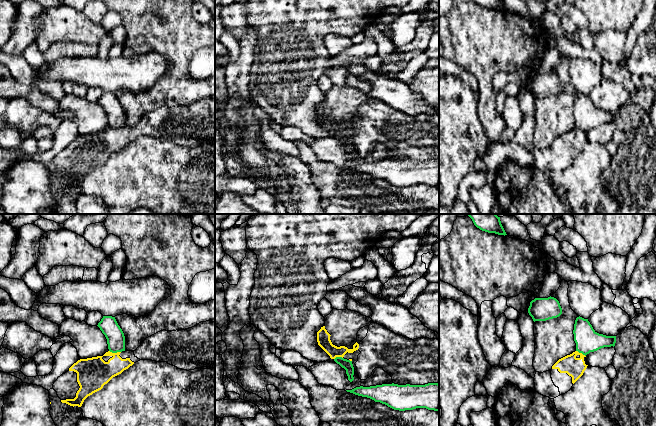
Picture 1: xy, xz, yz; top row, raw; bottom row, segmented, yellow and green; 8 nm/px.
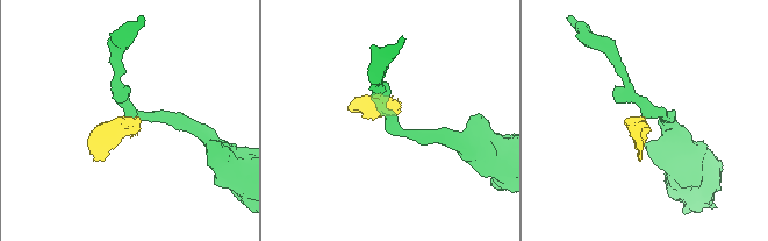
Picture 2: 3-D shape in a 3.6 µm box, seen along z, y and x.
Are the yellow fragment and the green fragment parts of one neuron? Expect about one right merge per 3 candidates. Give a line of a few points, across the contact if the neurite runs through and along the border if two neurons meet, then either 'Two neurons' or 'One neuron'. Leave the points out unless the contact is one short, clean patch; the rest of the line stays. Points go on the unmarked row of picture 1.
Line: xy (109, 126), (120, 128). Two neurons

